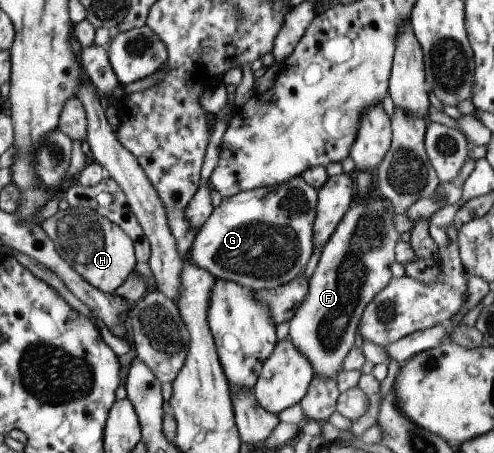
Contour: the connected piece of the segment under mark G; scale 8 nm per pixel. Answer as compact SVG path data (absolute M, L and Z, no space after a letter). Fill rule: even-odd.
M300 176L290 178L282 185L254 188L222 199L196 232L190 248L190 262L208 270L214 279L234 282L246 290L269 290L286 285L302 275L314 250L312 222L315 216L316 190L304 183Z

